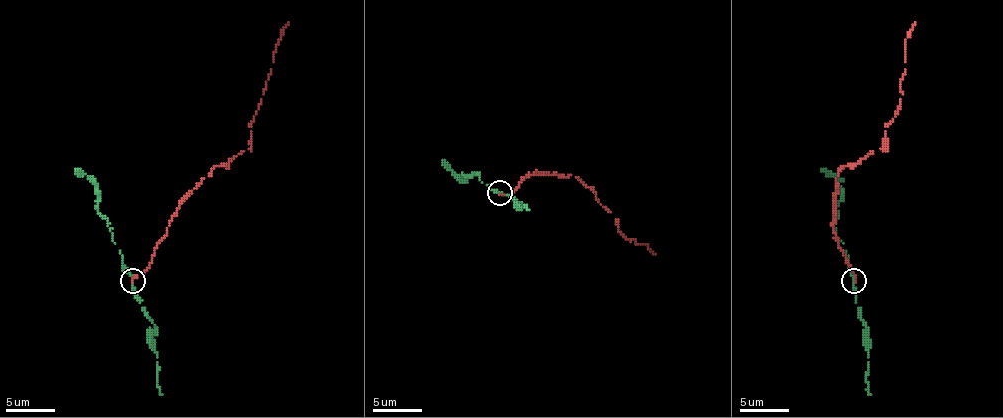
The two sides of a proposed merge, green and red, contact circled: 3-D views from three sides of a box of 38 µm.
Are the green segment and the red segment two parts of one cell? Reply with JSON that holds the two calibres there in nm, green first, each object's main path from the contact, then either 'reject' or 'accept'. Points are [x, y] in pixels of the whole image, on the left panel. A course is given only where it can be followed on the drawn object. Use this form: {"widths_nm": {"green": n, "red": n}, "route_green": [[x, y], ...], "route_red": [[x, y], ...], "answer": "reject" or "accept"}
{"widths_nm": {"green": 220, "red": 200}, "route_green": [[132, 280], [97, 211], [97, 188], [82, 171], [75, 168]], "route_red": [[132, 280], [144, 273], [179, 203], [219, 166], [226, 166], [251, 146], [251, 126], [278, 39], [288, 22]], "answer": "reject"}

